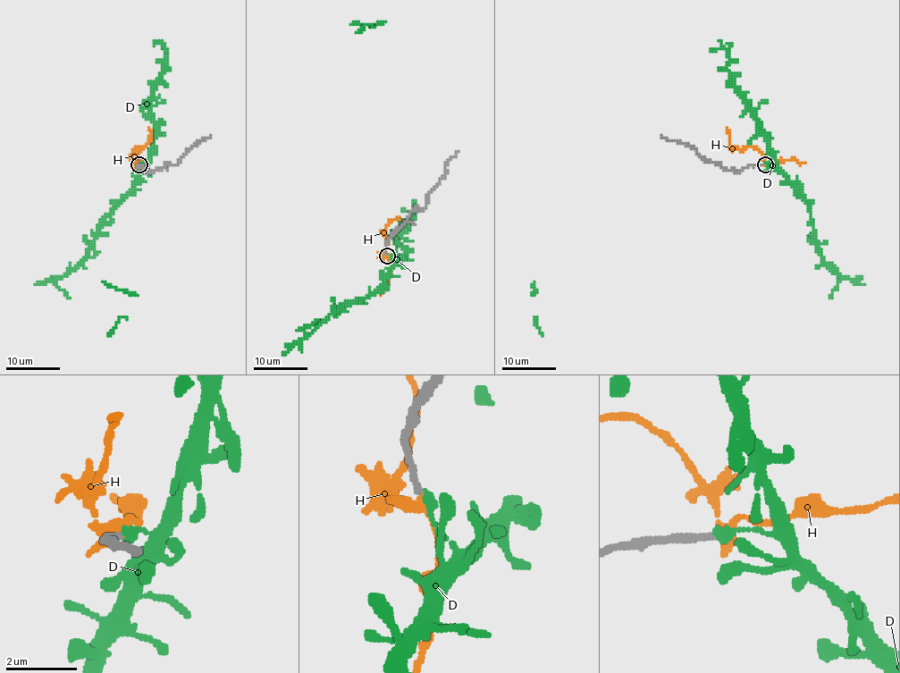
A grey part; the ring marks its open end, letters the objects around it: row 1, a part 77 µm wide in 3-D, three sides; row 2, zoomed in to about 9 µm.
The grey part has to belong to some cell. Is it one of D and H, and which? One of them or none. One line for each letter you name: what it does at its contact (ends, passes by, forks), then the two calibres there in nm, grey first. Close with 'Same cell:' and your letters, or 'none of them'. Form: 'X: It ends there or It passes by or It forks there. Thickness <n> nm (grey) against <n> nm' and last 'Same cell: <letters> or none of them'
Same cell: none of them

